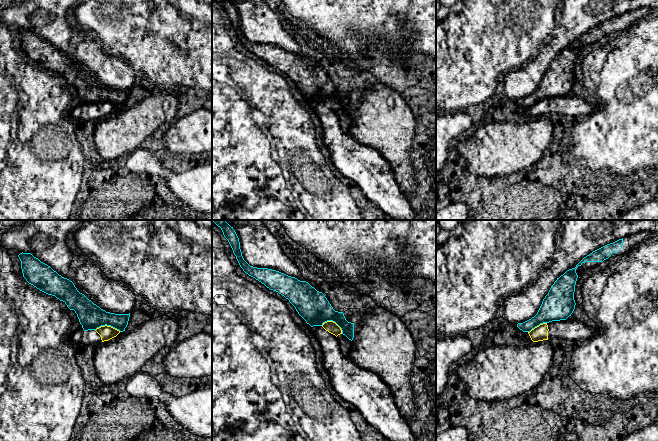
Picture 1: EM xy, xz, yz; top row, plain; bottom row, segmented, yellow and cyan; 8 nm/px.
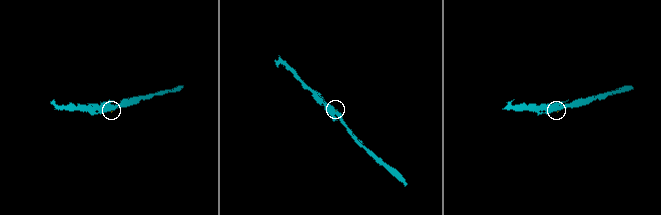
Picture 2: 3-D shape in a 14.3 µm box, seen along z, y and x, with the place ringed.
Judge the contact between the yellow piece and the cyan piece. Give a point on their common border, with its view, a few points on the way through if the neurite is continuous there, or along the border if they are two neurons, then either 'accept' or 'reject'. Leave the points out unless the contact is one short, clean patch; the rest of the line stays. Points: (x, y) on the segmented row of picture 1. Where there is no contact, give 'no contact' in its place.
meets yellow in xz at (332, 321); border along xz (321, 325), (327, 321), (333, 321), (342, 333); reject

